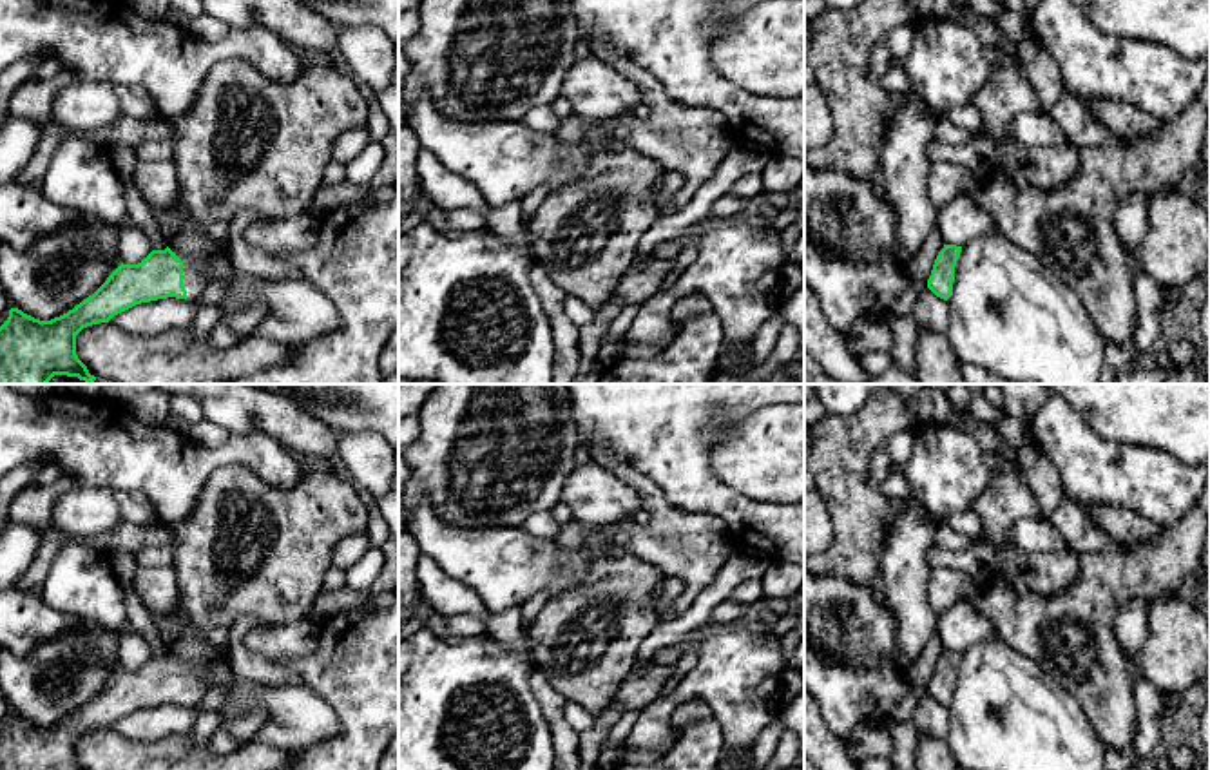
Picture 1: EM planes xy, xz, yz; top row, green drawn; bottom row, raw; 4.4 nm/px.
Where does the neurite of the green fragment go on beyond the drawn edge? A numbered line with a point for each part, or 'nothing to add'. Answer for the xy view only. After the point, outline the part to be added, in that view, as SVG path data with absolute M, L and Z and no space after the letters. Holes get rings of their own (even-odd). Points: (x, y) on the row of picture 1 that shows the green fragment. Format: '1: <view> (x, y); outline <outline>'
1: xy (194, 281); outline M183 263L183 286L187 290L185 301L196 303L208 284L210 281L203 275L197 266Z

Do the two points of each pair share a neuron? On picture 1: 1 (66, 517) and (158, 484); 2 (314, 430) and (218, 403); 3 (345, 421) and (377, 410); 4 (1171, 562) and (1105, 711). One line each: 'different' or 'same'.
1: different
2: same
3: same
4: same

